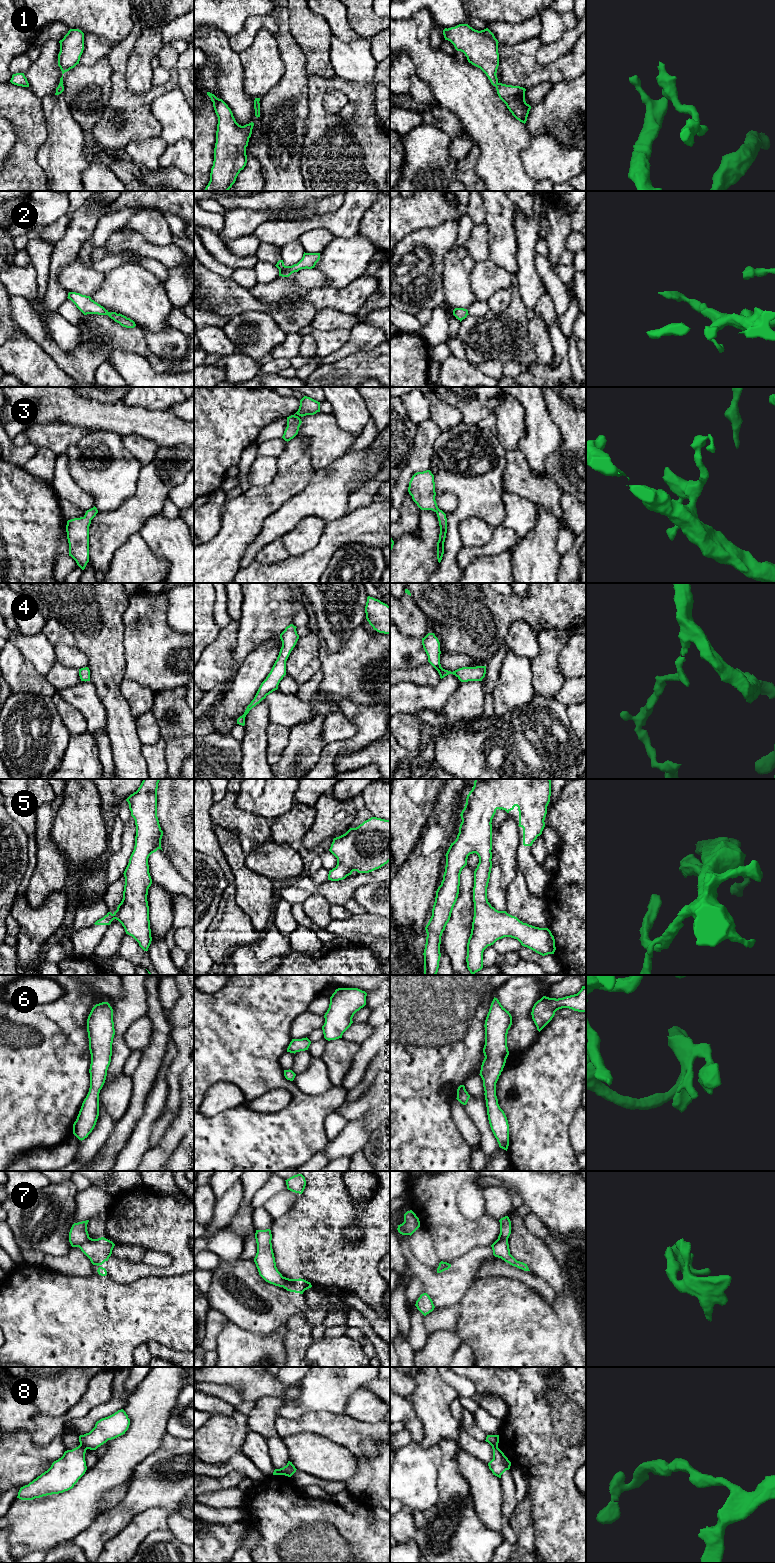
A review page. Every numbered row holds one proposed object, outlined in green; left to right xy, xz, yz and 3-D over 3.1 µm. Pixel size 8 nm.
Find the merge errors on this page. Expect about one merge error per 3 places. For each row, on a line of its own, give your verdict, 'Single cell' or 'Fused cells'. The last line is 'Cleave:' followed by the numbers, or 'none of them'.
1: Single cell
2: Single cell
3: Single cell
4: Single cell
5: Single cell
6: Single cell
7: Fused cells
8: Fused cells
Cleave: 7, 8

